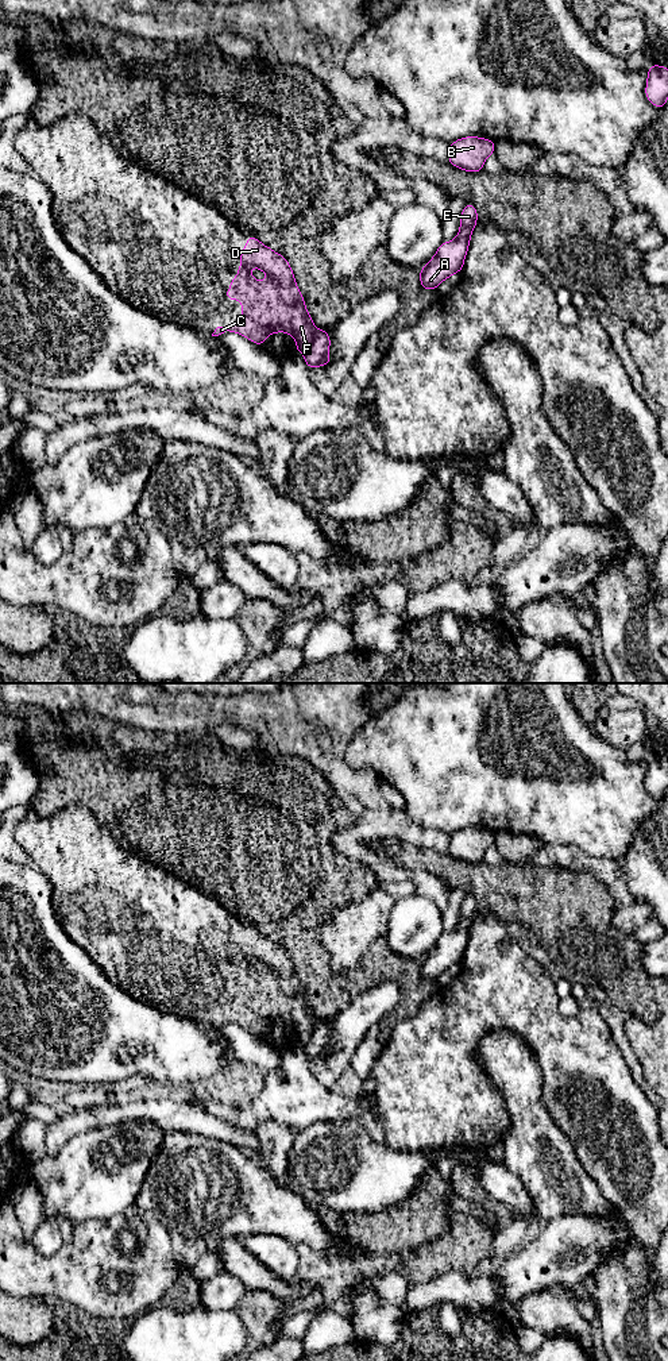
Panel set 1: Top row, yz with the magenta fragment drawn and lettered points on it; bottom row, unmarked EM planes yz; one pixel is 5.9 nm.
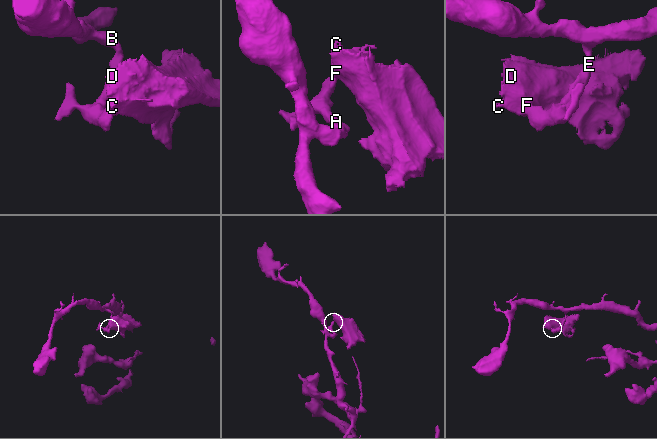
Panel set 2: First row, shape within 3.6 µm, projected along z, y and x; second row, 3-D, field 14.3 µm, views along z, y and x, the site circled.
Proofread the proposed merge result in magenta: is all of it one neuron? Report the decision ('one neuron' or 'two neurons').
two neurons

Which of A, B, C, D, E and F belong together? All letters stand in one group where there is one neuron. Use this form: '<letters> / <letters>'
A B E / C D F

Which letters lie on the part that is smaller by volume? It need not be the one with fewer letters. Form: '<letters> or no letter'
C, D, F

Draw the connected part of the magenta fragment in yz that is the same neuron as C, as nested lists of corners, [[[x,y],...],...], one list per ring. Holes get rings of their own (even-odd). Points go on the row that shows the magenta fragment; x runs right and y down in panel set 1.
[[[247,235],[247,244],[240,251],[238,275],[231,279],[225,298],[242,301],[242,320],[232,321],[229,327],[217,327],[212,336],[236,332],[263,346],[267,335],[285,332],[296,340],[298,352],[305,354],[310,347],[317,328],[305,306],[290,263],[252,235]],[[251,267],[265,271],[267,278],[255,279],[250,273]]]

